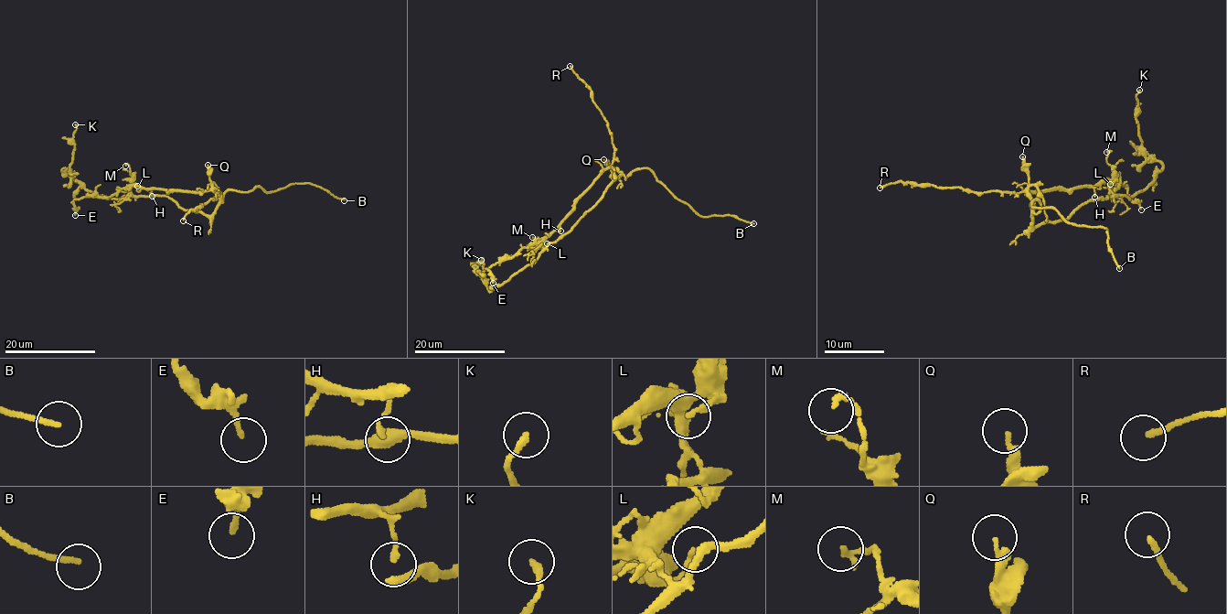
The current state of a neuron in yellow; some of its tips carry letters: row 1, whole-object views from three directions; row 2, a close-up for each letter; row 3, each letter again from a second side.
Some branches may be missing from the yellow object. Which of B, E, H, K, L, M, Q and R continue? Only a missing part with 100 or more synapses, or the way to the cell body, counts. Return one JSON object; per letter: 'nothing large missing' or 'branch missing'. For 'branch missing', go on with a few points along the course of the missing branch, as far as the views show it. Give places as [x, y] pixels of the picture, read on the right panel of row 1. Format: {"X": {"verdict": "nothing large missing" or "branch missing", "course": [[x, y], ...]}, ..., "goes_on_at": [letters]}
{"B": {"verdict": "branch missing", "course": [[1119, 268], [1147, 284], [1149, 281]]}, "E": {"verdict": "nothing large missing"}, "H": {"verdict": "nothing large missing"}, "K": {"verdict": "nothing large missing"}, "L": {"verdict": "nothing large missing"}, "M": {"verdict": "nothing large missing"}, "Q": {"verdict": "nothing large missing"}, "R": {"verdict": "nothing large missing"}, "goes_on_at": ["B"]}

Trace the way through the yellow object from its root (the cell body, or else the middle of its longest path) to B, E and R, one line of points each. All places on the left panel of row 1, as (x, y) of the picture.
B: (189, 210), (209, 215), (230, 189), (248, 191), (260, 186), (269, 192), (296, 183), (312, 183), (344, 200)
E: (189, 210), (167, 197), (117, 191), (107, 197), (76, 199), (75, 215)
R: (189, 210), (209, 215), (219, 201), (219, 195), (213, 189), (217, 194), (214, 200), (190, 210), (183, 220)

